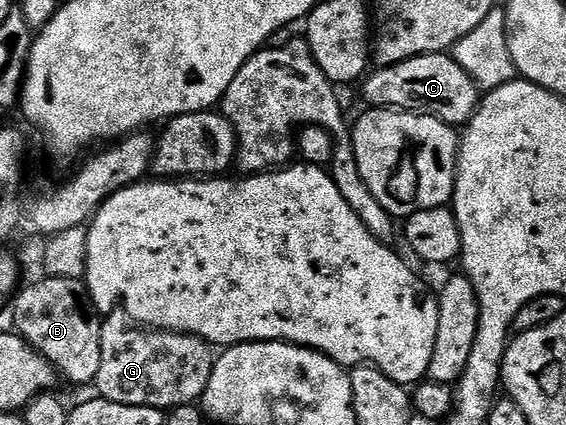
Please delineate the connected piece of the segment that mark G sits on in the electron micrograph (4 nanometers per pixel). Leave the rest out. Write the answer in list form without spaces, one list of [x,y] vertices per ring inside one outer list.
[[[119,313],[108,314],[102,320],[99,336],[101,369],[97,369],[94,386],[99,387],[98,394],[102,398],[121,405],[160,409],[186,407],[202,400],[217,358],[212,344],[204,339],[176,331],[132,329],[128,320]]]

